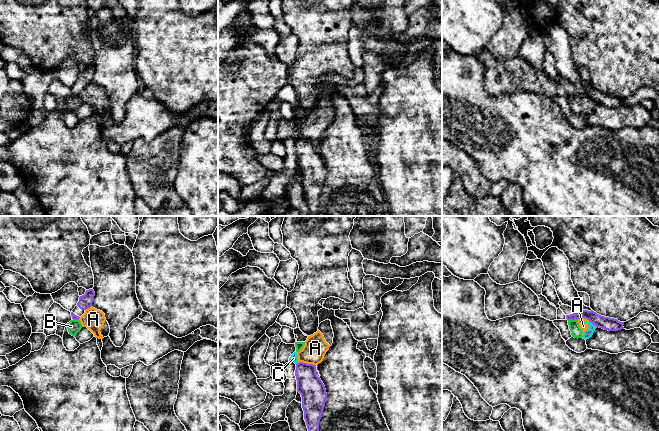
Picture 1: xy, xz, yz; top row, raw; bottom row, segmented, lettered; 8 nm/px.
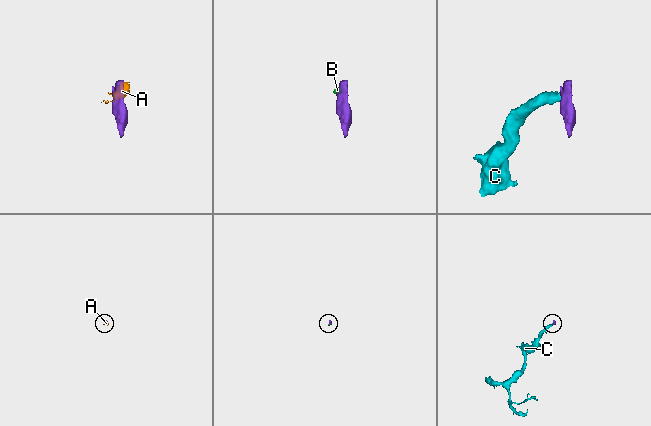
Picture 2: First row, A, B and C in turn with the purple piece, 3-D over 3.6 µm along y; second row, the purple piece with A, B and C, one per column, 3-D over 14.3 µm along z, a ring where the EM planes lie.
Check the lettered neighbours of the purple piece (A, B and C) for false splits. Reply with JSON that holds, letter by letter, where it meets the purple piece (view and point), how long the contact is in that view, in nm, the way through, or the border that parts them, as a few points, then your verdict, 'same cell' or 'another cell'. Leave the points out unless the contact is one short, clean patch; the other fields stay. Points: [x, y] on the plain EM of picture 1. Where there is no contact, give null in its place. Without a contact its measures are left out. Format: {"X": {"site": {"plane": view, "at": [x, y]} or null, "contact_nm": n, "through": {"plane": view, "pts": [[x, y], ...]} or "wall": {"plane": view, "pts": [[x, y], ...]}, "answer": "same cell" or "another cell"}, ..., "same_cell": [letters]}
{"A": {"site": {"plane": "xz", "at": [306, 139]}, "contact_nm": 150, "wall": {"plane": "xz", "pts": [[298, 138], [315, 141]]}, "answer": "another cell"}, "B": {"site": {"plane": "yz", "at": [572, 95]}, "contact_nm": 80, "wall": {"plane": "yz", "pts": [[577, 94], [568, 96]]}, "answer": "another cell"}, "C": {"site": {"plane": "yz", "at": [592, 99]}, "contact_nm": 60, "wall": {"plane": "yz", "pts": [[589, 97], [594, 102]]}, "answer": "another cell"}, "same_cell": []}

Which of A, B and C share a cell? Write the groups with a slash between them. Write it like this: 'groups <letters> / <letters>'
groups A B C

